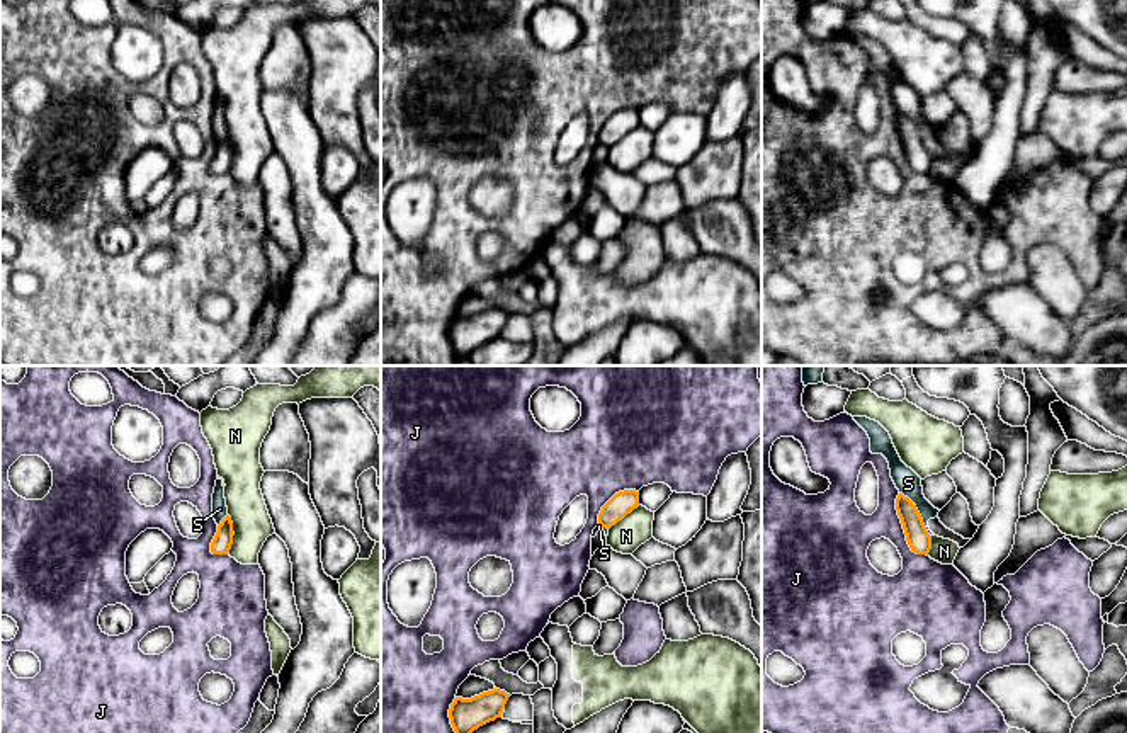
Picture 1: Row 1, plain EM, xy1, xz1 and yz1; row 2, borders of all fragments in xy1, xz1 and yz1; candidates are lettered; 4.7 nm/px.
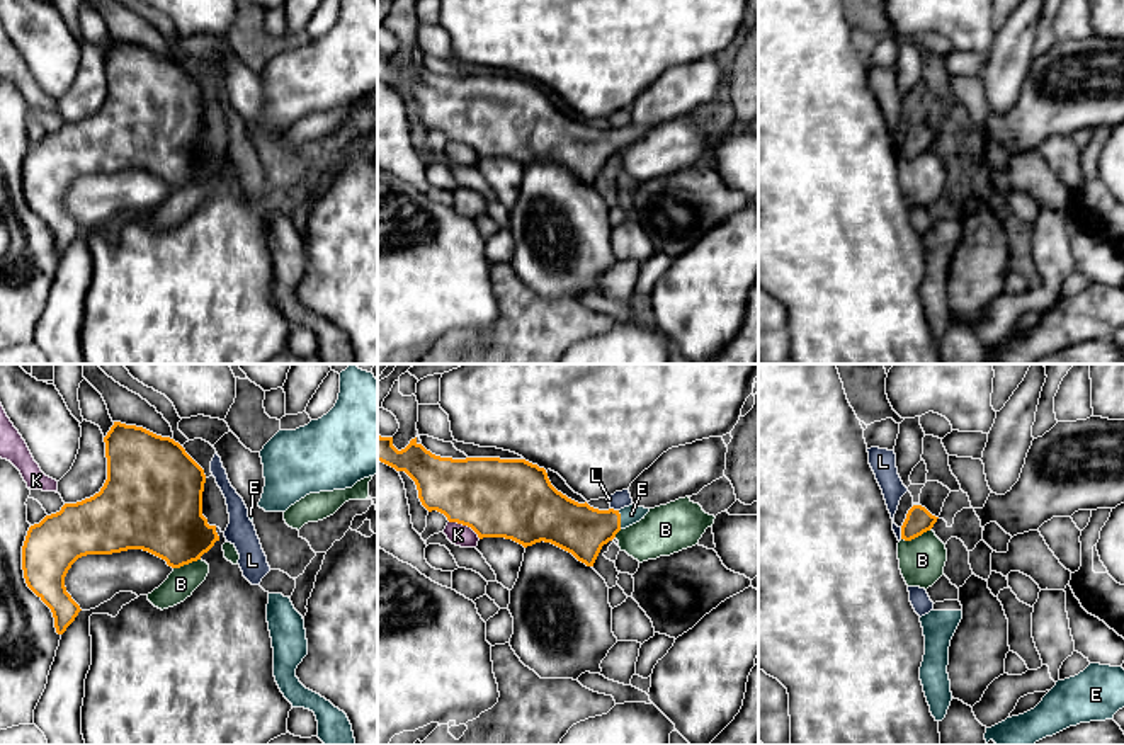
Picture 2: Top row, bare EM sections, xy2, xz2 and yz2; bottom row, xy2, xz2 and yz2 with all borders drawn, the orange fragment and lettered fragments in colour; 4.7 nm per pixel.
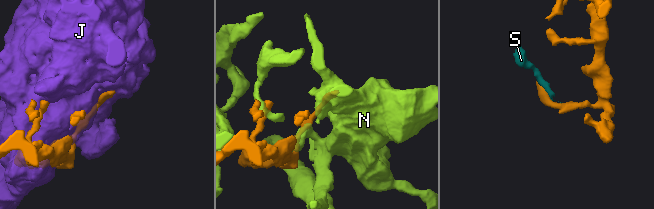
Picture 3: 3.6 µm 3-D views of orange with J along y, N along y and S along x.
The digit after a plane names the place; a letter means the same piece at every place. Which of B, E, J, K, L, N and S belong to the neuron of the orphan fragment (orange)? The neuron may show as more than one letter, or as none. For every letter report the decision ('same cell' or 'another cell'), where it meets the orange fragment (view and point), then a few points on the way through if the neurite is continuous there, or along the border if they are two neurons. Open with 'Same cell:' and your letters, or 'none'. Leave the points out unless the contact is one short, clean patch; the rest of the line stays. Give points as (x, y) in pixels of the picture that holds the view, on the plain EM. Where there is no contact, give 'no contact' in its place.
Same cell: E
B: another cell; meets orange in yz2 at (915, 155)
E: same cell; meets orange in xz2 at (619, 138); runs through xz2 (580, 148), (599, 147), (619, 138), (631, 133)
J: another cell; meets orange in yz1 at (903, 147)
K: another cell; meets orange in xz2 at (465, 143)
L: another cell; meets orange in yz2 at (902, 152); border along yz2 (900, 147), (902, 157)
N: another cell; meets orange in xy1 at (233, 153)
S: another cell; meets orange in yz1 at (918, 133); border along yz1 (900, 111), (915, 125), (930, 155)

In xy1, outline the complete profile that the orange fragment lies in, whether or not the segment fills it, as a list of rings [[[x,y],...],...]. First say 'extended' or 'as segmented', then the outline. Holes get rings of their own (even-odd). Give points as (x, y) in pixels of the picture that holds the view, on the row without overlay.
as segmented | [[[226,134],[218,145],[218,151],[211,162],[212,173],[228,173],[233,163],[233,141],[231,136]]]

